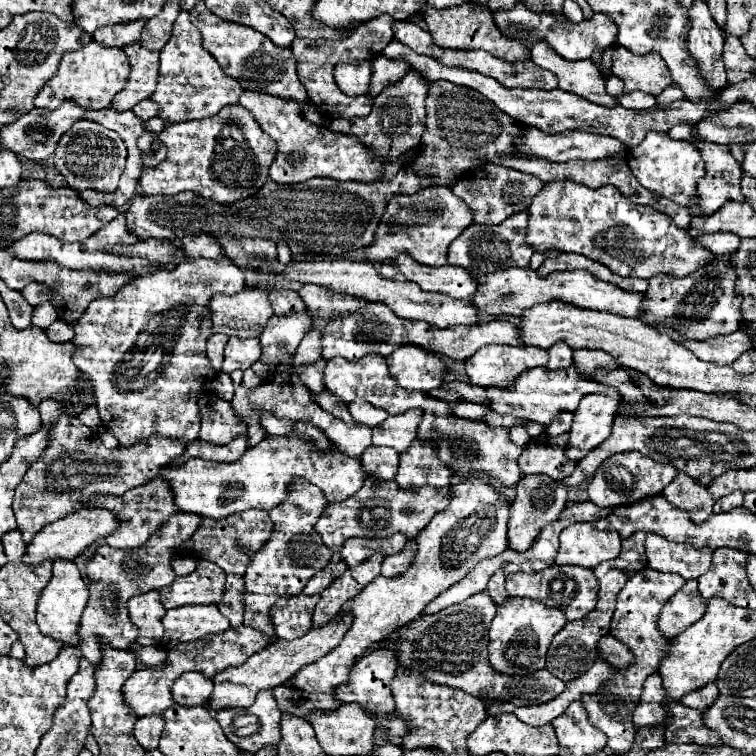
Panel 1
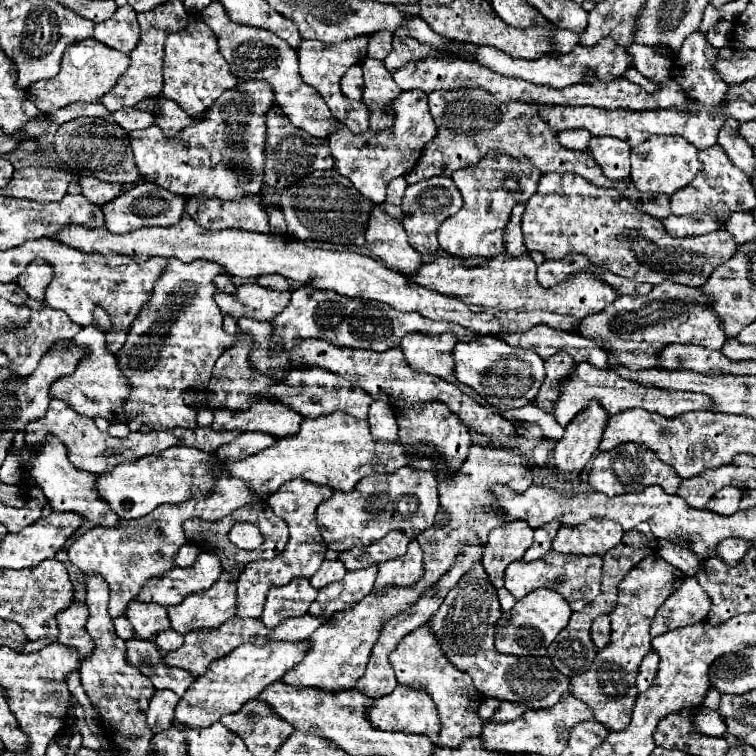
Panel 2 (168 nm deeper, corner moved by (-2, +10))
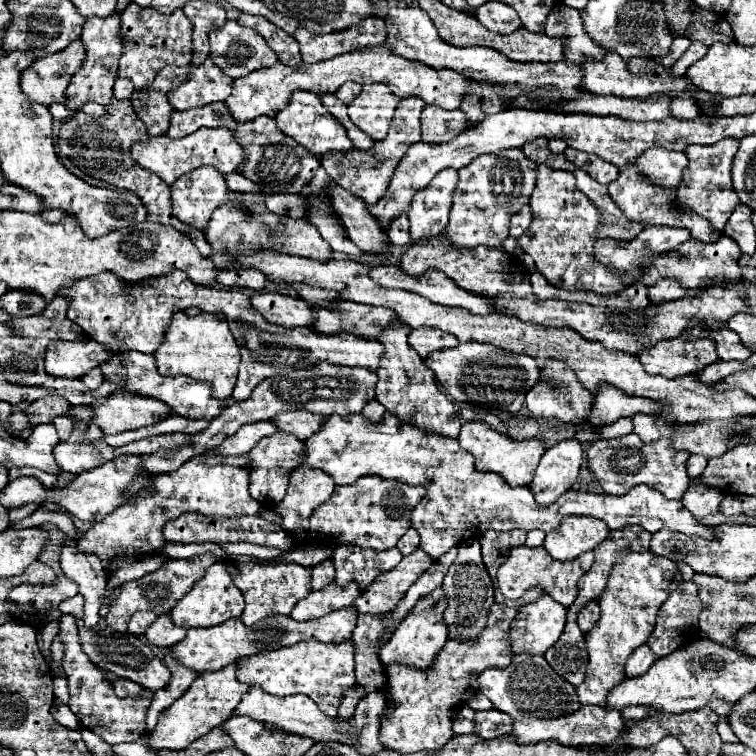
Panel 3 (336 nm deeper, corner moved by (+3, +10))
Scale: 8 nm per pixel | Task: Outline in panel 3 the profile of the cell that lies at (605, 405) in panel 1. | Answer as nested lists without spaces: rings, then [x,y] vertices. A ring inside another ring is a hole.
[[[562,440],[548,448],[530,482],[538,506],[550,506],[576,482],[582,464],[582,446],[578,440]]]

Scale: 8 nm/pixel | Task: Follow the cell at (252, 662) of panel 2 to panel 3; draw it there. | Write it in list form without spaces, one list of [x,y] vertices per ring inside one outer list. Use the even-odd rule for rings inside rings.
[[[226,666],[218,672],[202,672],[192,686],[186,690],[182,698],[174,702],[174,706],[166,708],[162,712],[162,718],[158,718],[158,724],[154,730],[148,732],[148,746],[158,752],[158,750],[184,750],[188,744],[198,740],[200,736],[208,734],[212,728],[220,726],[226,722],[234,706],[238,706],[238,698],[248,690],[250,686],[242,686],[242,682],[234,680],[234,666]]]

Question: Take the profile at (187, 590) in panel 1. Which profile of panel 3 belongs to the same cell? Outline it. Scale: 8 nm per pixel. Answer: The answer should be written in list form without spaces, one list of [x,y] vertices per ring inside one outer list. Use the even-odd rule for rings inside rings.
[[[200,554],[200,556],[194,556],[190,560],[168,560],[158,570],[154,570],[138,580],[122,584],[120,594],[116,596],[114,604],[110,606],[110,612],[106,614],[106,622],[118,632],[126,632],[128,620],[138,610],[150,610],[154,614],[168,614],[174,608],[174,604],[194,586],[194,582],[206,572],[206,568],[212,562],[216,562],[216,558],[212,554]]]

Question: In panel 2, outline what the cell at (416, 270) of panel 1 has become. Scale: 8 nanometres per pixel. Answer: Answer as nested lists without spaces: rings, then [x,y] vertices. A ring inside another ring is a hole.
[[[379,208],[371,212],[371,222],[365,232],[365,246],[371,256],[383,260],[391,270],[405,274],[407,278],[415,276],[423,266],[421,254],[407,242],[407,234],[397,218],[383,214]]]

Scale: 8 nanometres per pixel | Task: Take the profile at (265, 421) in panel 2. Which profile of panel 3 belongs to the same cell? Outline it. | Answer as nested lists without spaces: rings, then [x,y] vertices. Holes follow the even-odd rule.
[[[292,410],[292,412],[284,412],[284,414],[274,416],[274,422],[278,422],[280,432],[294,434],[296,438],[306,440],[322,428],[322,424],[326,422],[326,416],[312,414],[308,410]]]

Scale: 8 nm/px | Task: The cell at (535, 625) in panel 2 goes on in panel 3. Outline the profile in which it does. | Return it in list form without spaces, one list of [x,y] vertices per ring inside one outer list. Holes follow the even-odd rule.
[[[548,594],[532,604],[522,606],[518,618],[514,620],[514,626],[510,628],[514,654],[544,654],[560,638],[564,624],[566,608],[562,604],[556,604]]]

